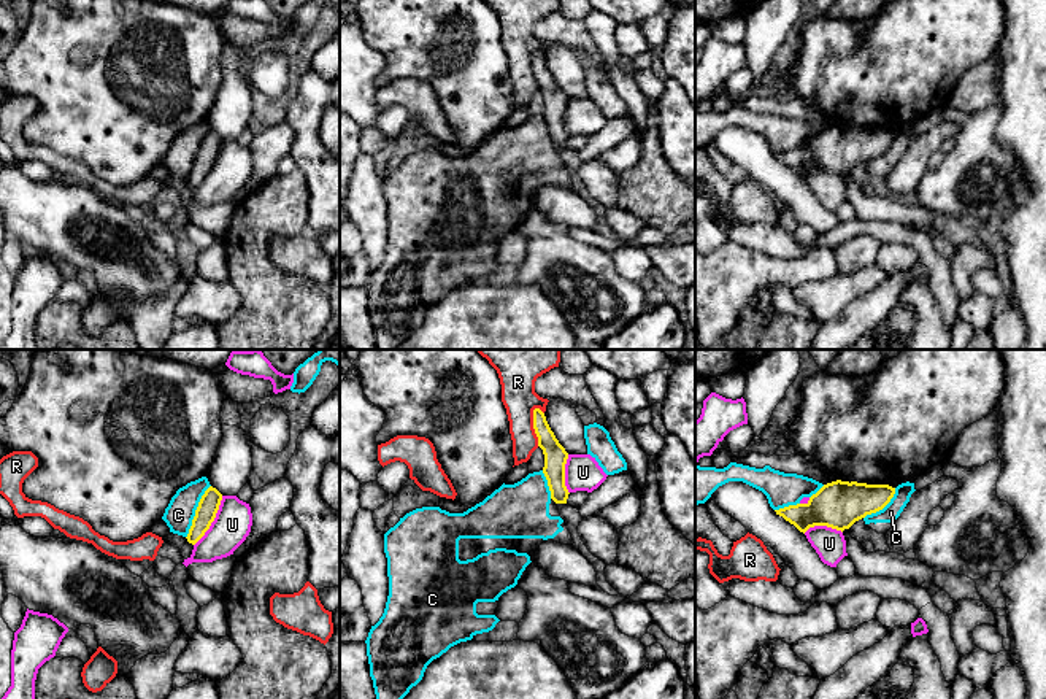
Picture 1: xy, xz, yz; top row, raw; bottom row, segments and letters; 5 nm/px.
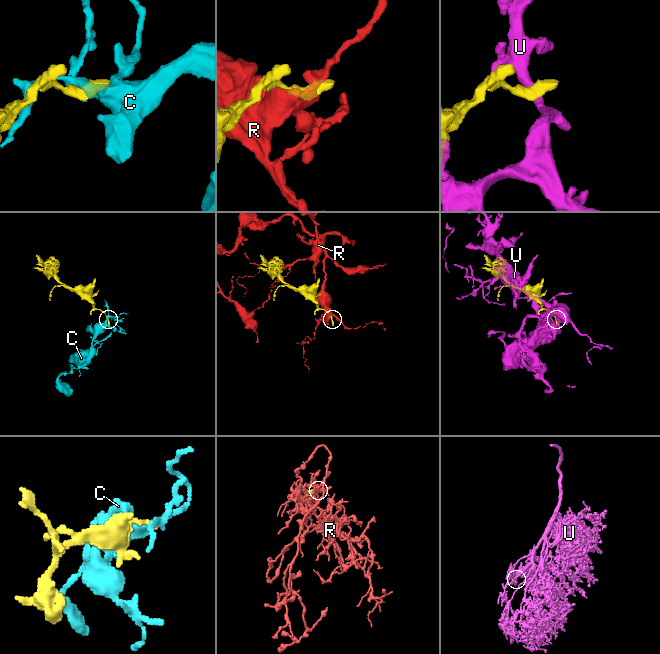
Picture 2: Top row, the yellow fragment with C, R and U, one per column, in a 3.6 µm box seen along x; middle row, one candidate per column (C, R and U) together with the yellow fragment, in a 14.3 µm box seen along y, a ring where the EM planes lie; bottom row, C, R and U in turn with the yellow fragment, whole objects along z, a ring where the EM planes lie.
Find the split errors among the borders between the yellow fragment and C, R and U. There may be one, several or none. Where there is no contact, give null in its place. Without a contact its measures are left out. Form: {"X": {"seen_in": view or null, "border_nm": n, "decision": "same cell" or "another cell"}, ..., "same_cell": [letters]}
{"C": {"seen_in": "xy", "border_nm": 300, "decision": "another cell"}, "R": {"seen_in": "xz", "border_nm": 200, "decision": "another cell"}, "U": {"seen_in": "xy", "border_nm": 300, "decision": "another cell"}, "same_cell": []}

